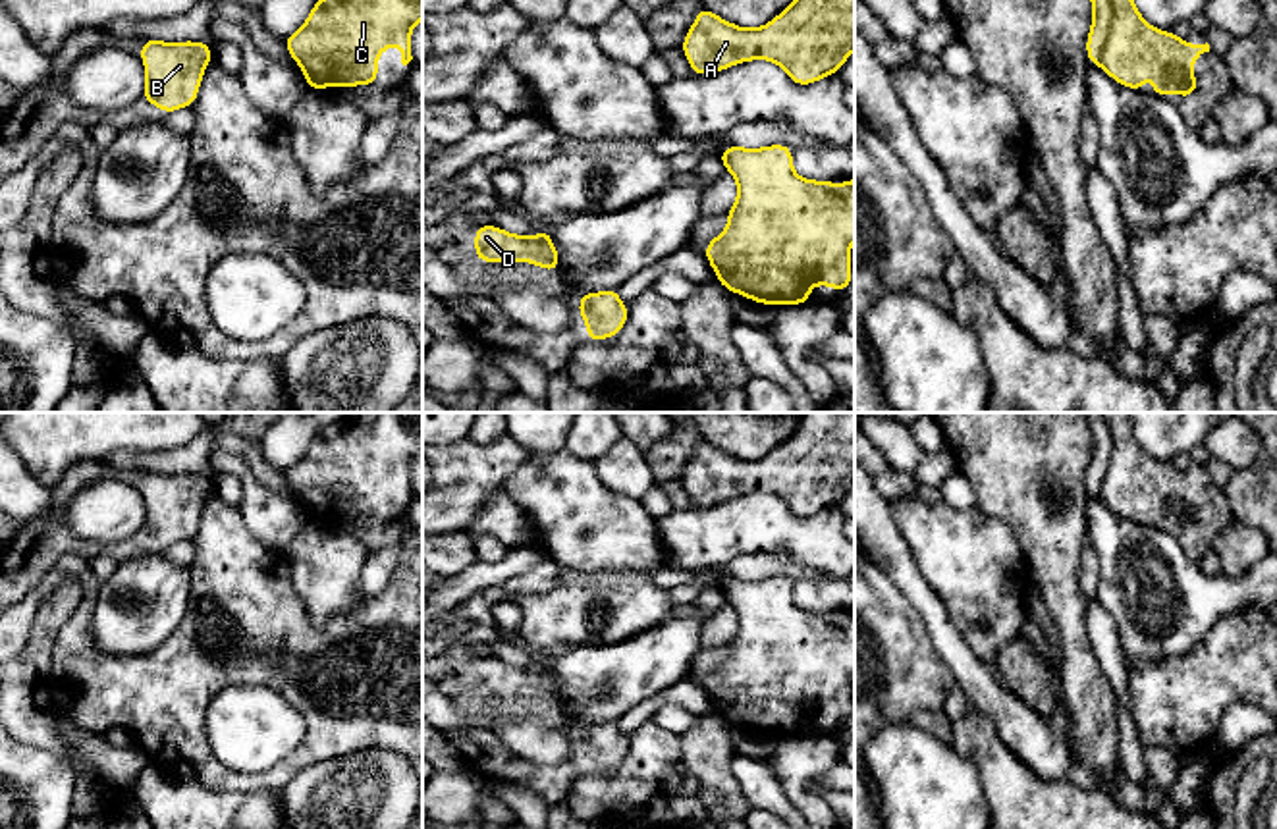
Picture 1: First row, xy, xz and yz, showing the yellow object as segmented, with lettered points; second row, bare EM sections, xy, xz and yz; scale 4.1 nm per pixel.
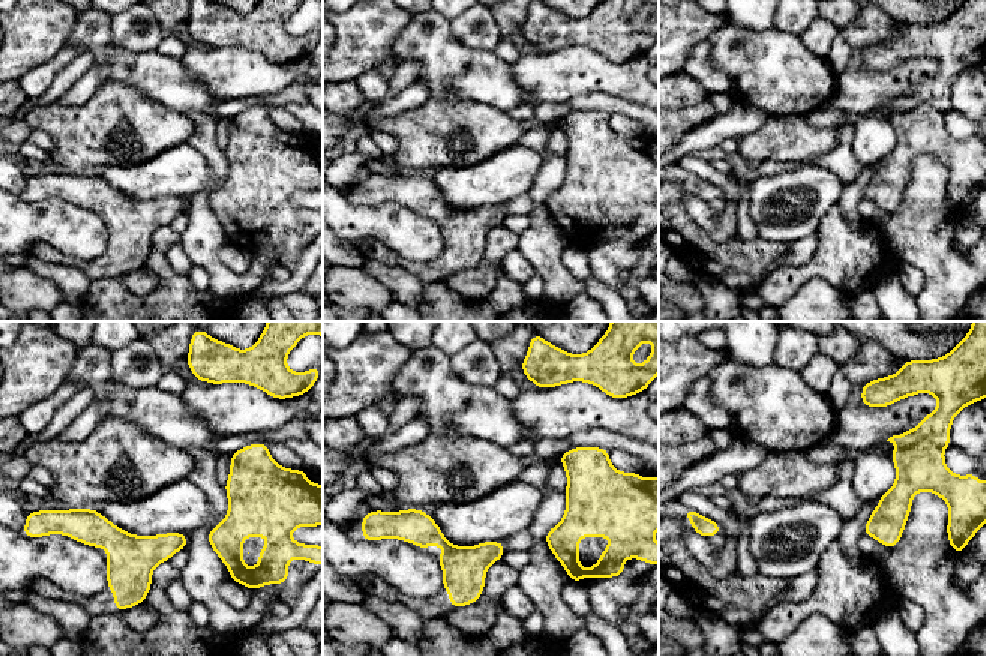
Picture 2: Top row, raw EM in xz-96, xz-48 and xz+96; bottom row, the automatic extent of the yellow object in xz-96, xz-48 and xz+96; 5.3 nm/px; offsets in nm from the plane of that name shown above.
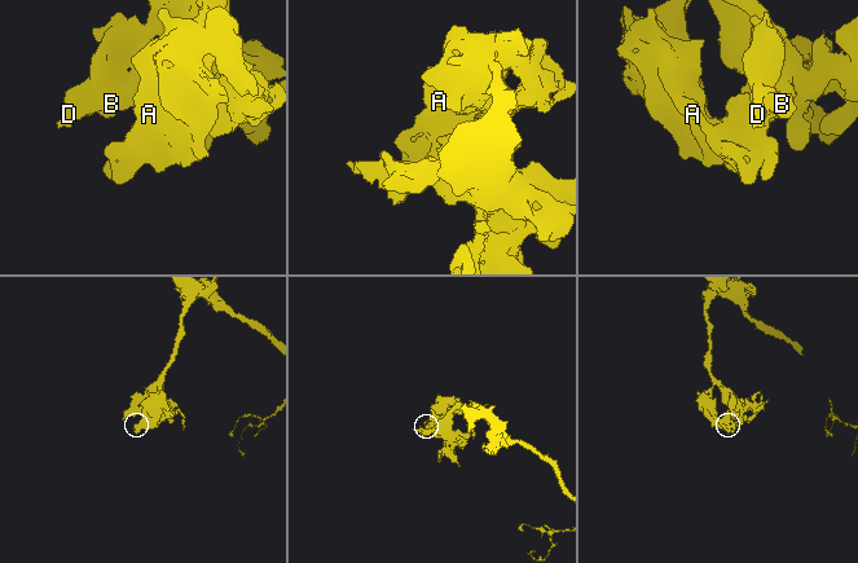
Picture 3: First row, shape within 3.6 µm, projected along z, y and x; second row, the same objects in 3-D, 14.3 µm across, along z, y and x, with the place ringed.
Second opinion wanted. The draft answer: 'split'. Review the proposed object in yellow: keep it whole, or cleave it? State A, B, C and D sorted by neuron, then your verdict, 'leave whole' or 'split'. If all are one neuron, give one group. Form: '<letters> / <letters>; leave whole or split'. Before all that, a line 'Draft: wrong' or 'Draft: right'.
Draft: wrong
A B C D; leave whole

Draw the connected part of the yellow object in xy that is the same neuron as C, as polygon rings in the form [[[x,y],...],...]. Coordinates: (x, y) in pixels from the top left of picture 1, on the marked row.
[[[316,0],[305,23],[284,44],[301,66],[307,89],[376,85],[380,52],[395,44],[403,66],[413,60],[411,33],[421,19],[422,0]]]

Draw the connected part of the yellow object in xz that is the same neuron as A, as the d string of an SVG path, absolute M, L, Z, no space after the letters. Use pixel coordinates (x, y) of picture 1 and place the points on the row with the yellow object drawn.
M793 0L770 23L754 29L729 23L700 6L681 50L693 75L712 75L743 62L766 60L777 64L795 85L806 87L837 75L855 50L855 0Z

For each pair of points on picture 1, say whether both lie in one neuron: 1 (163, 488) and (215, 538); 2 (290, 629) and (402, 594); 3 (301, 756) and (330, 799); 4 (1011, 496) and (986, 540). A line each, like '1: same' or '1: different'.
1: different
2: same
3: different
4: different

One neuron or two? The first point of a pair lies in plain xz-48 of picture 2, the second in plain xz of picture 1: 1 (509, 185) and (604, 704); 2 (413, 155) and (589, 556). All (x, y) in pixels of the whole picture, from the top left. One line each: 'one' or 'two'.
1: one
2: two

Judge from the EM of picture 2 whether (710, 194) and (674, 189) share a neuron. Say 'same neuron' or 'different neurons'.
same neuron

